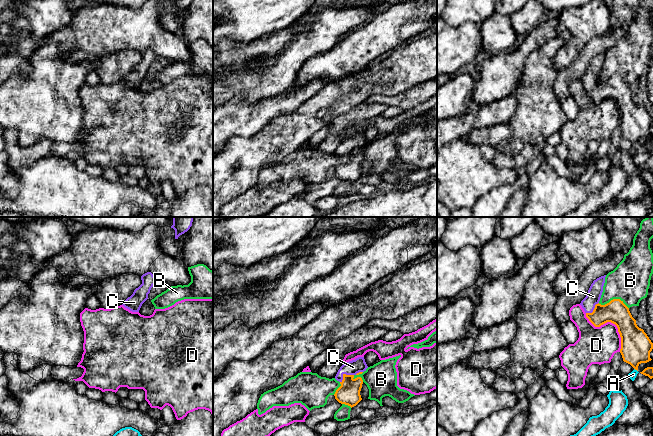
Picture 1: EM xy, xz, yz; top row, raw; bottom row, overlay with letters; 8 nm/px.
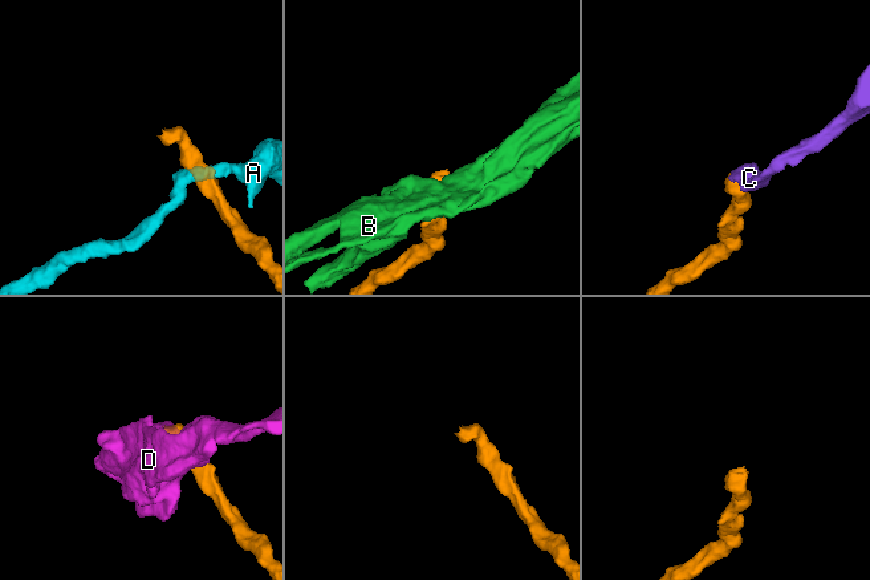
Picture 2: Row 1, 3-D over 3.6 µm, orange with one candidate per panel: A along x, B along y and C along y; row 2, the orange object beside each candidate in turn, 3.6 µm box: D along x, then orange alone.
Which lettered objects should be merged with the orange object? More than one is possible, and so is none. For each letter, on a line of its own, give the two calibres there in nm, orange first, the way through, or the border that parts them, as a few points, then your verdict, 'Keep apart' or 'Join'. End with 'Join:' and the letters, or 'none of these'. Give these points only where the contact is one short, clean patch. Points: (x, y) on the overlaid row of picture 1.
A: Thickness 240 nm (orange) against 60 nm. Keep apart
B: Thickness 190 nm (orange) against 320 nm. Boundary: yz (598, 303), (605, 304), (613, 299), (619, 299), (628, 308). Keep apart
C: Thickness 180 nm (orange) against 120 nm. Path across: xz (348, 393), (348, 383), (344, 374), (353, 367). Join
D: Thickness 240 nm (orange) against 300 nm. Boundary: yz (585, 313), (595, 326), (607, 322), (616, 326), (620, 351). Keep apart
Join: C

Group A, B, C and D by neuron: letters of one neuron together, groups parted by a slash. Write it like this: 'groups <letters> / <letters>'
groups A / B / C / D

